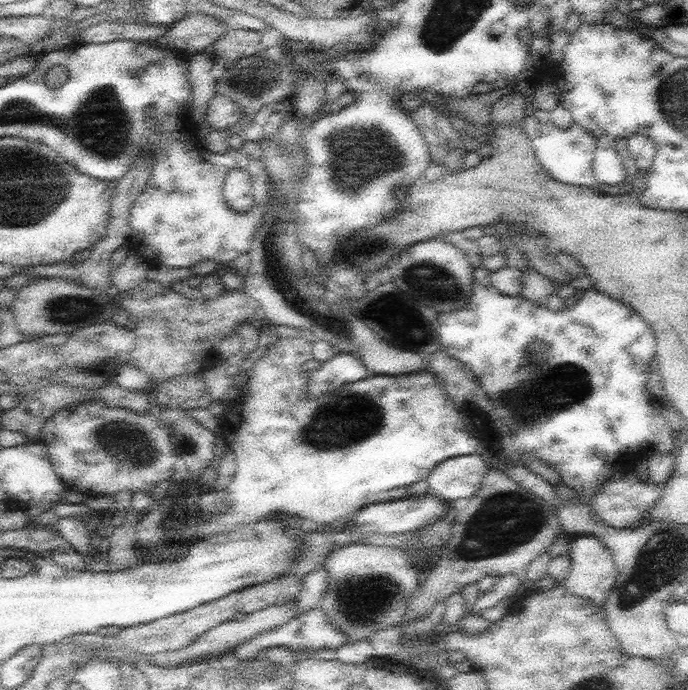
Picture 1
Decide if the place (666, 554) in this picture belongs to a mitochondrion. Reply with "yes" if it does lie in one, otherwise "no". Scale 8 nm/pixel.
yes

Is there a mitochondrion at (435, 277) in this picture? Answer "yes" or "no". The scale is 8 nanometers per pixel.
yes

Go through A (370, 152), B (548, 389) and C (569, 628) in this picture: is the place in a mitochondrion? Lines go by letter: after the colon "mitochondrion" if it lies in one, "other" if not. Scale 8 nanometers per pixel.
A: mitochondrion
B: mitochondrion
C: other

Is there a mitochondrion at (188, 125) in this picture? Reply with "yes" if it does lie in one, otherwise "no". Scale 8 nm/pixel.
no

